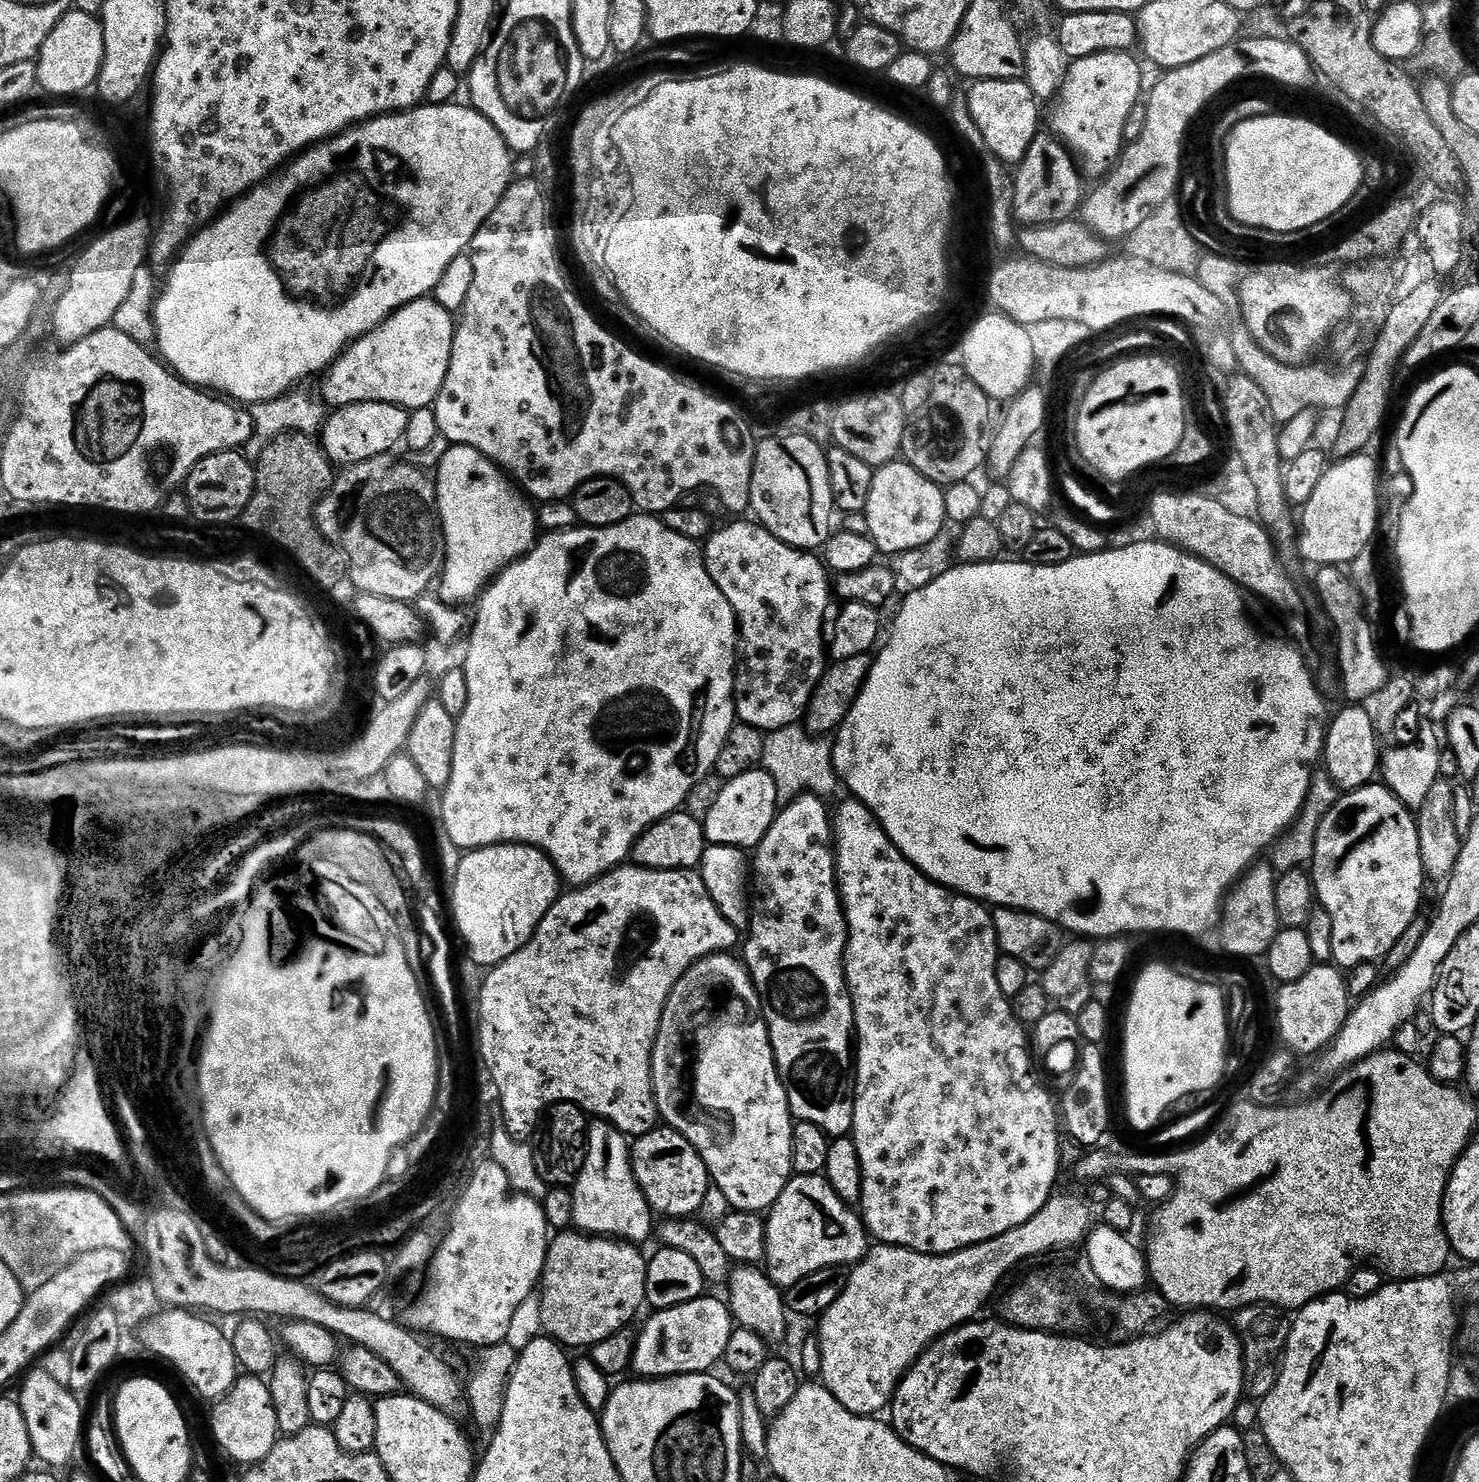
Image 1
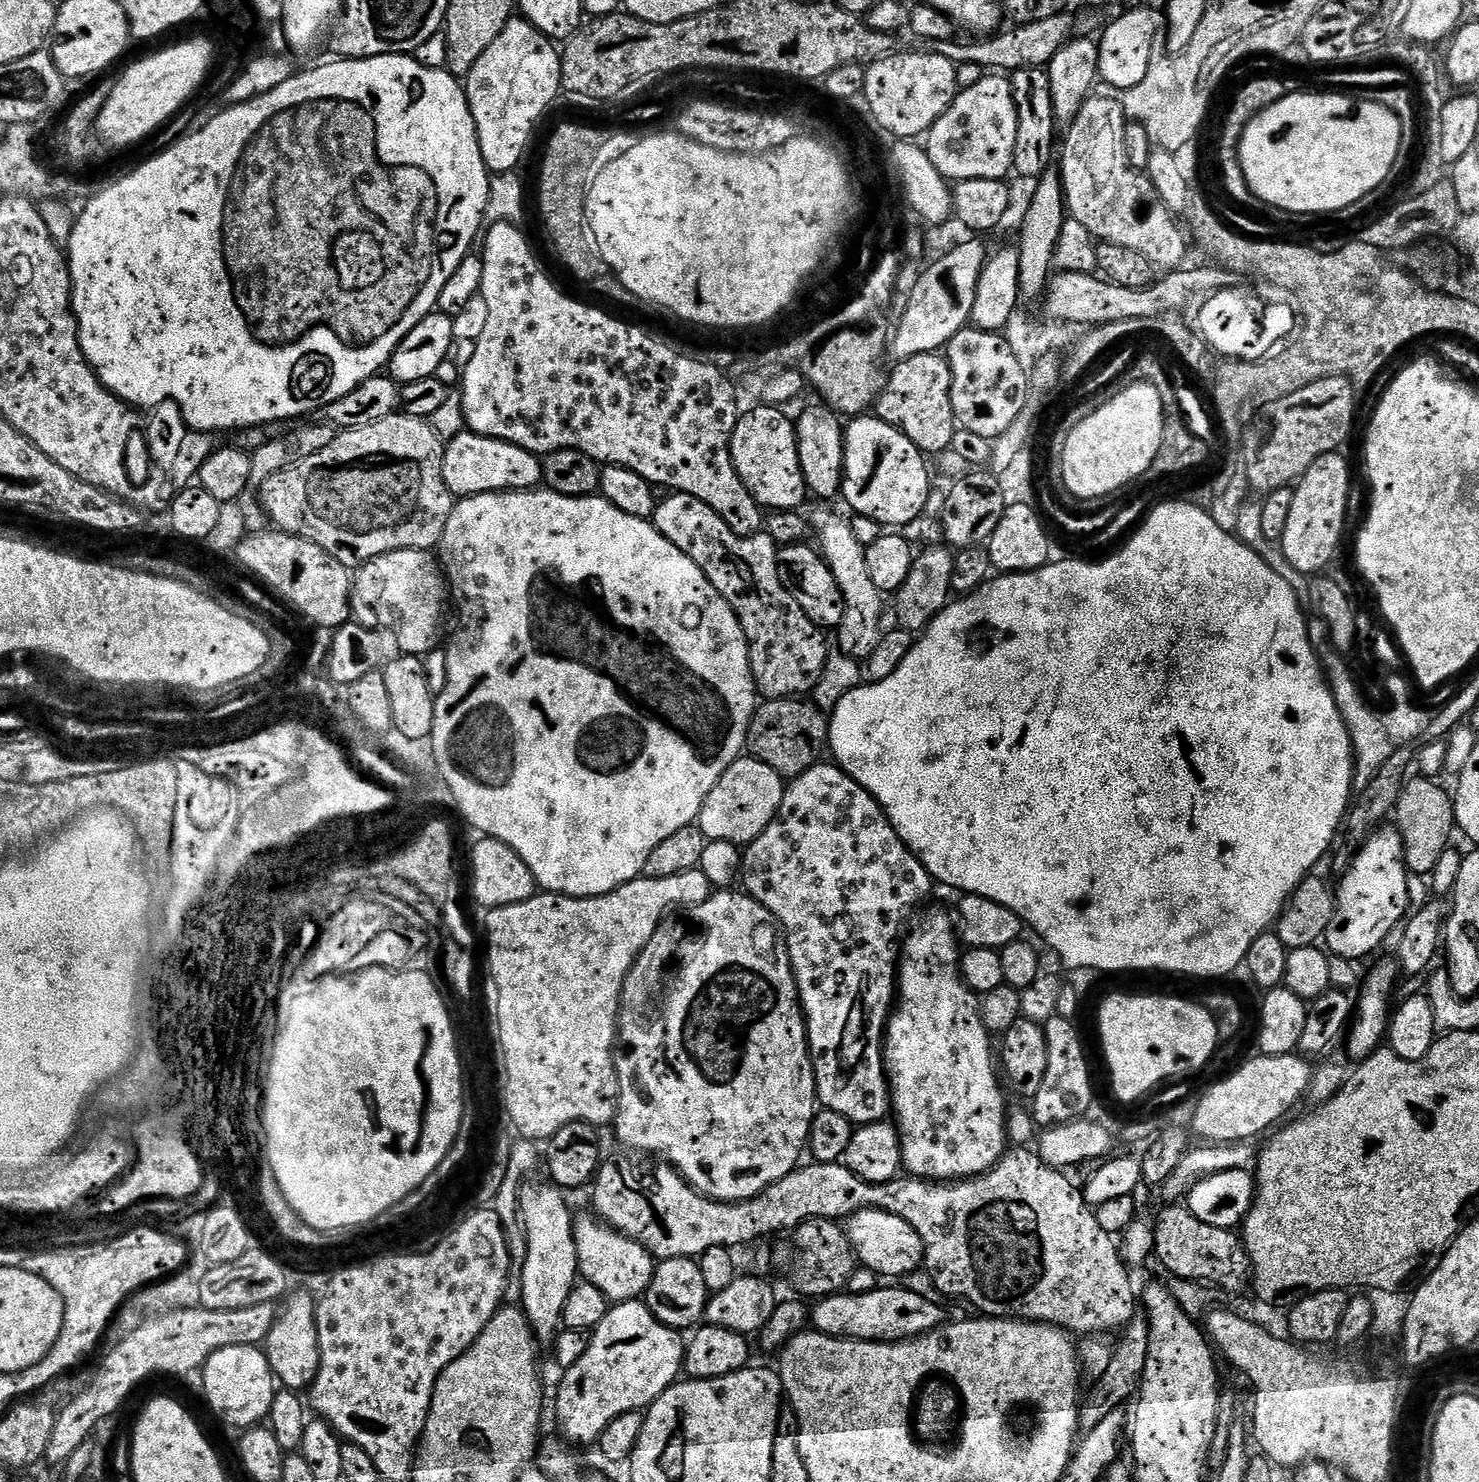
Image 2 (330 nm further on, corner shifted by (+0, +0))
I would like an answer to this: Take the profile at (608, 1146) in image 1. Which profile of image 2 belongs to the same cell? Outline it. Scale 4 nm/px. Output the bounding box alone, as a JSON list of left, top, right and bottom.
[574,1214,657,1302]

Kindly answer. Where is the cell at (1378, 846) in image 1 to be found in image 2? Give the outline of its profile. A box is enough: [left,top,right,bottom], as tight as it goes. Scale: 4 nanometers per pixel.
[1326,826,1410,962]

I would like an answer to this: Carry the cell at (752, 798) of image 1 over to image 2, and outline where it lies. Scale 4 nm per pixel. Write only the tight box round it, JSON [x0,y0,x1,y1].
[698,758,785,846]

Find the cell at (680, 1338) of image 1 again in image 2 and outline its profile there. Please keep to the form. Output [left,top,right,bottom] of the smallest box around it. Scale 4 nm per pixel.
[556,1299,686,1445]

